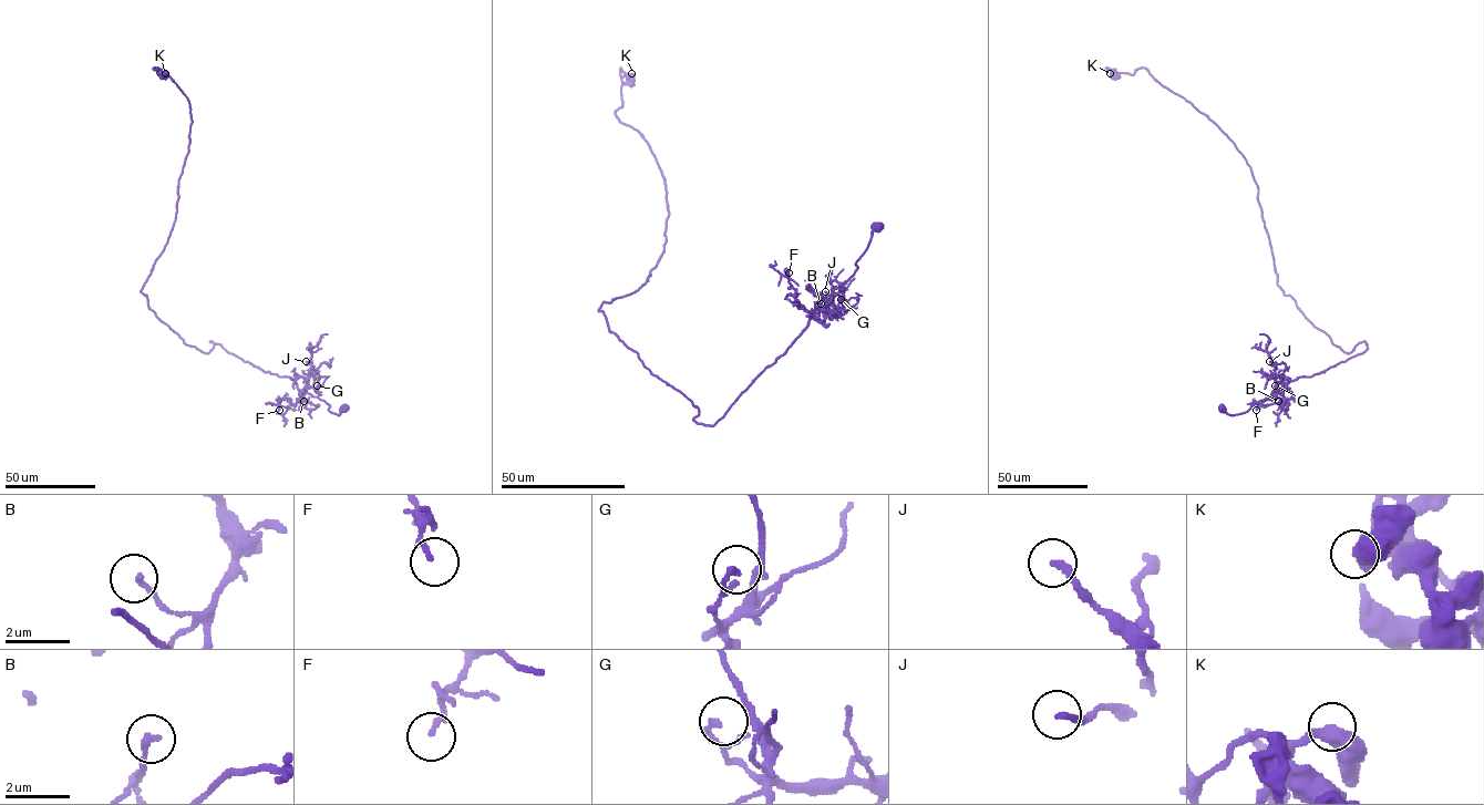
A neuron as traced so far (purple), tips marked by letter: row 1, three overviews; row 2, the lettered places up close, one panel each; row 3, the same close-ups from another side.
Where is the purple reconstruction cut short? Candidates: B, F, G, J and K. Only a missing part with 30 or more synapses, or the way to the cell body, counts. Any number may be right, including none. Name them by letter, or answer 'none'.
J

